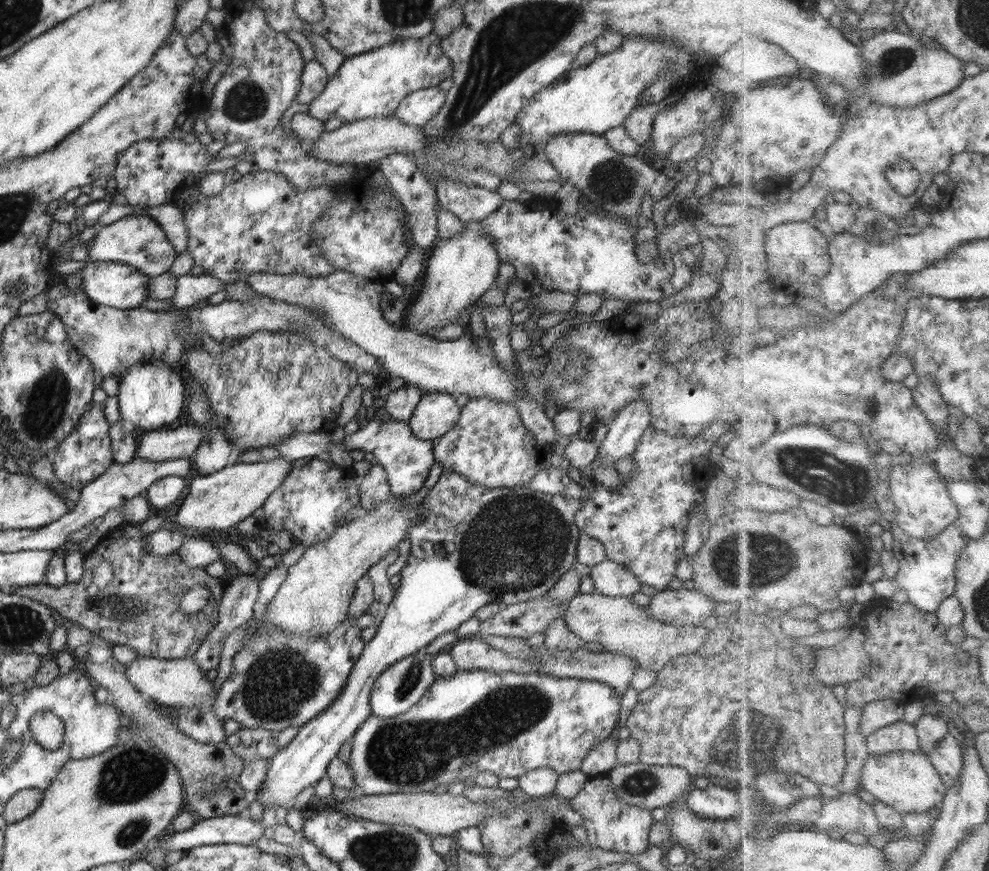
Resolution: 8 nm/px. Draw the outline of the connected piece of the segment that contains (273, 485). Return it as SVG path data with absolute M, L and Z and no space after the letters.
M283 457L268 462L244 464L233 461L232 464L208 475L192 480L189 494L186 494L176 514L176 526L192 530L224 530L248 518L260 508L266 499L288 476L292 470L292 461Z

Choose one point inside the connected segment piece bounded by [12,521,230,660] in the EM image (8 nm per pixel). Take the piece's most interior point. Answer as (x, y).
(140, 608)

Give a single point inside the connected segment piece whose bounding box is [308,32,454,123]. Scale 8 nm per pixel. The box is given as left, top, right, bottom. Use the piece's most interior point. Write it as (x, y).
(373, 84)

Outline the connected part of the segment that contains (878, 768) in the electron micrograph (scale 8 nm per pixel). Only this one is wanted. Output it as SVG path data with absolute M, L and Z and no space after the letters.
M911 750L872 755L864 769L863 786L864 790L874 795L877 800L895 807L905 815L928 813L935 808L942 810L950 790L931 757L924 752Z

